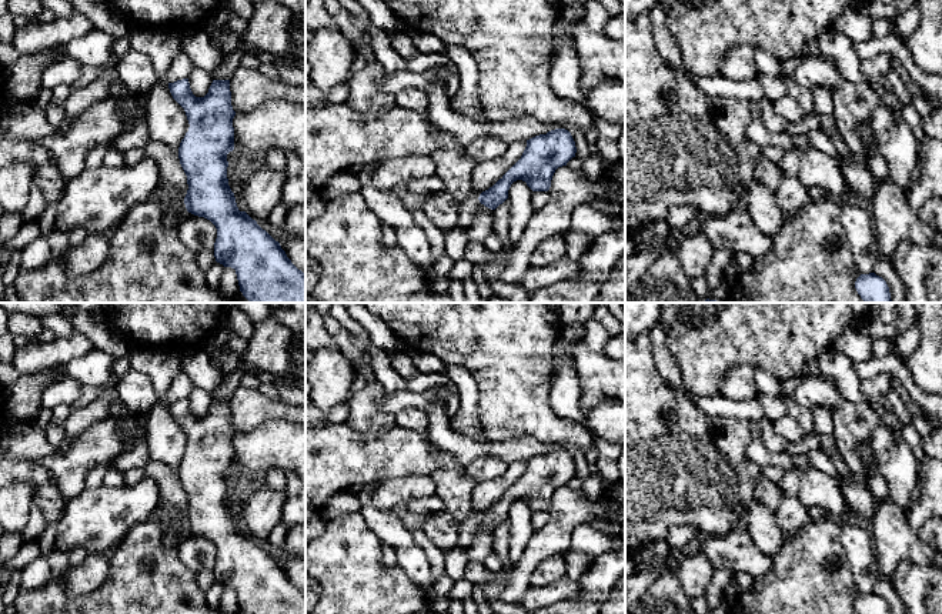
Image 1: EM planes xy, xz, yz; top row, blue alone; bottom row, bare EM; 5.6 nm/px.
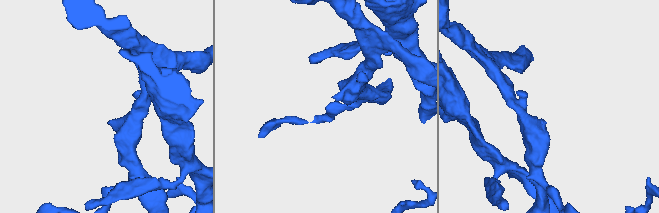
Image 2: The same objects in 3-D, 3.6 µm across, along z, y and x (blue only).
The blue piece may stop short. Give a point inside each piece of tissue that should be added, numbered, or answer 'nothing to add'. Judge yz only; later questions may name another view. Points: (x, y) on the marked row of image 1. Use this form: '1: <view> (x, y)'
nothing to add

